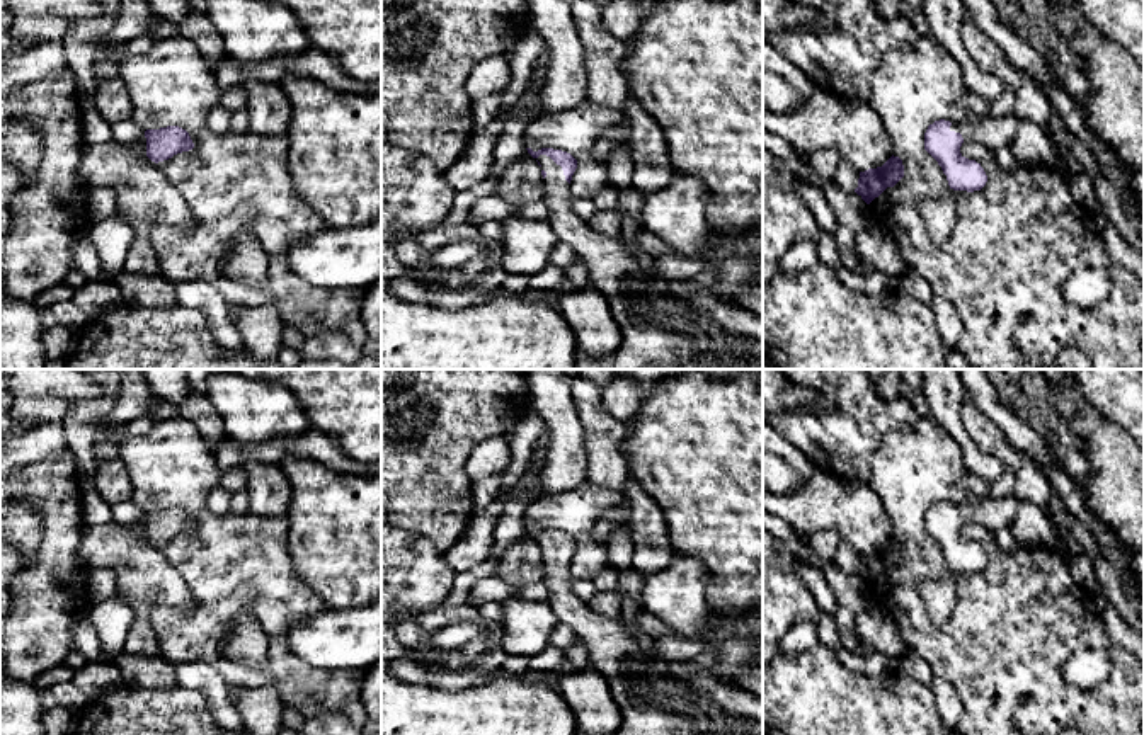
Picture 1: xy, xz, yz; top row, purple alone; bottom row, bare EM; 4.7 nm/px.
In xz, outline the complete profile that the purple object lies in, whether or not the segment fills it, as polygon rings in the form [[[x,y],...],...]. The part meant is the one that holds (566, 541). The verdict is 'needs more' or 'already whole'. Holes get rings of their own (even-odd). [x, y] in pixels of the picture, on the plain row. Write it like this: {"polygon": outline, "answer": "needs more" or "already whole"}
{"polygon": [[[526,531],[541,548],[546,563],[548,604],[558,621],[569,624],[586,645],[589,664],[604,677],[621,711],[621,725],[615,735],[763,735],[759,696],[720,672],[647,655],[618,618],[591,612],[572,590],[569,565],[577,541],[562,531]]], "answer": "needs more"}

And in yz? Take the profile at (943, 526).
{"polygon": [[[1013,495],[1001,499],[986,499],[979,504],[964,502],[953,505],[940,500],[928,507],[924,514],[924,531],[938,543],[953,572],[981,572],[987,556],[981,544],[969,541],[960,534],[965,521],[979,522],[992,533],[1011,526],[1016,517],[1016,499]]], "answer": "needs more"}

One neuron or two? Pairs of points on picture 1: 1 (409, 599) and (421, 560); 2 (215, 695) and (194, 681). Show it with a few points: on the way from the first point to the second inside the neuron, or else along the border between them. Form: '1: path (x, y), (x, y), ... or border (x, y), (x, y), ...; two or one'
1: path (411, 589), (414, 586), (414, 570); one
2: path (210, 689), (200, 681); one

